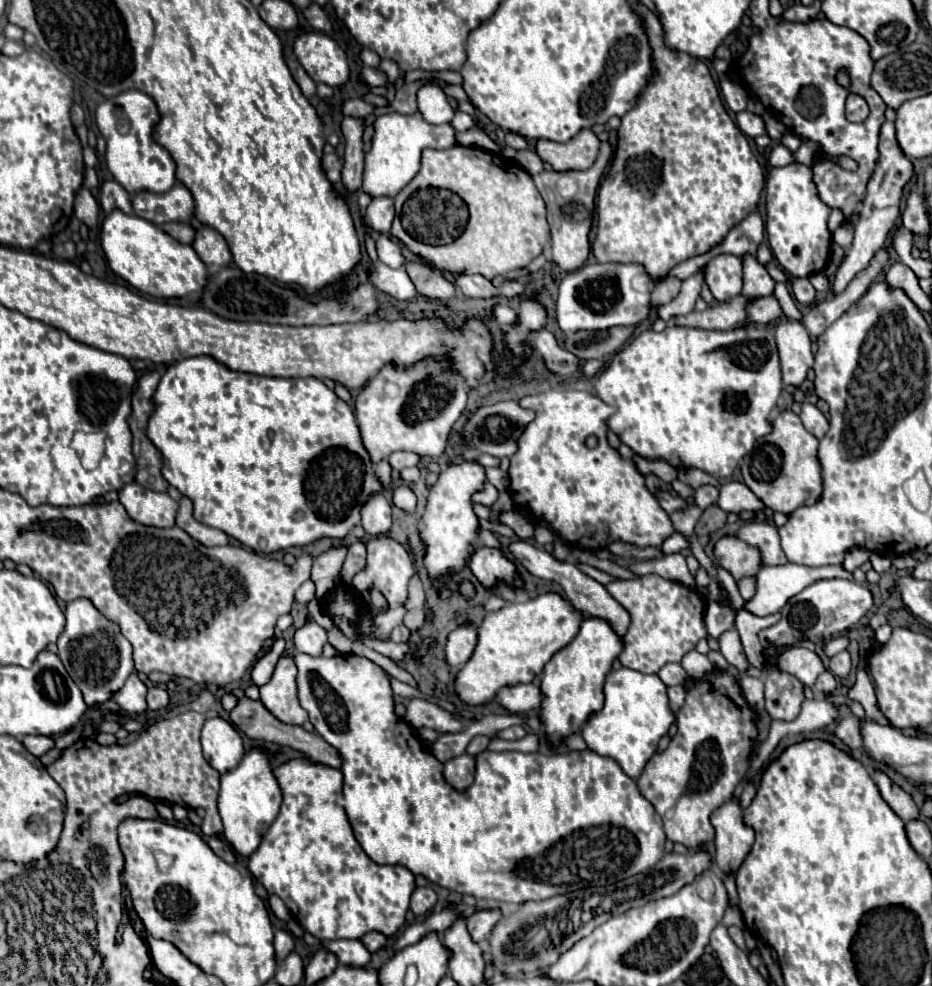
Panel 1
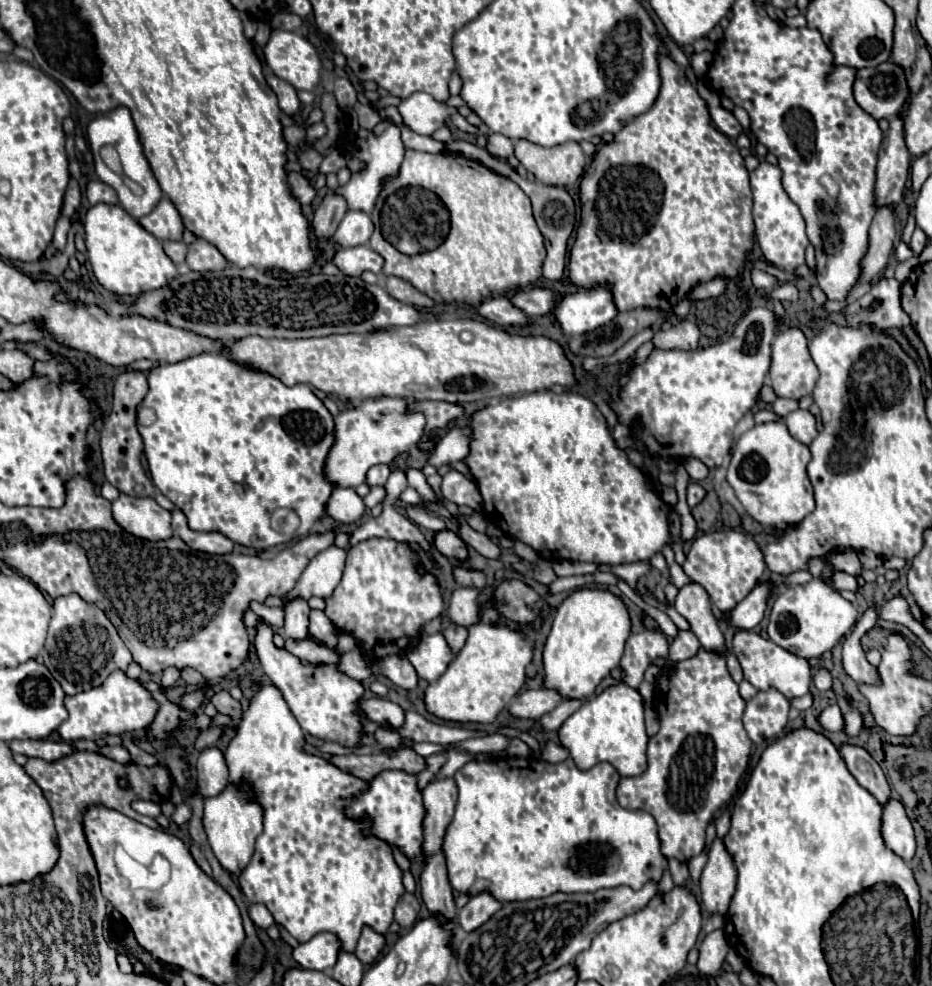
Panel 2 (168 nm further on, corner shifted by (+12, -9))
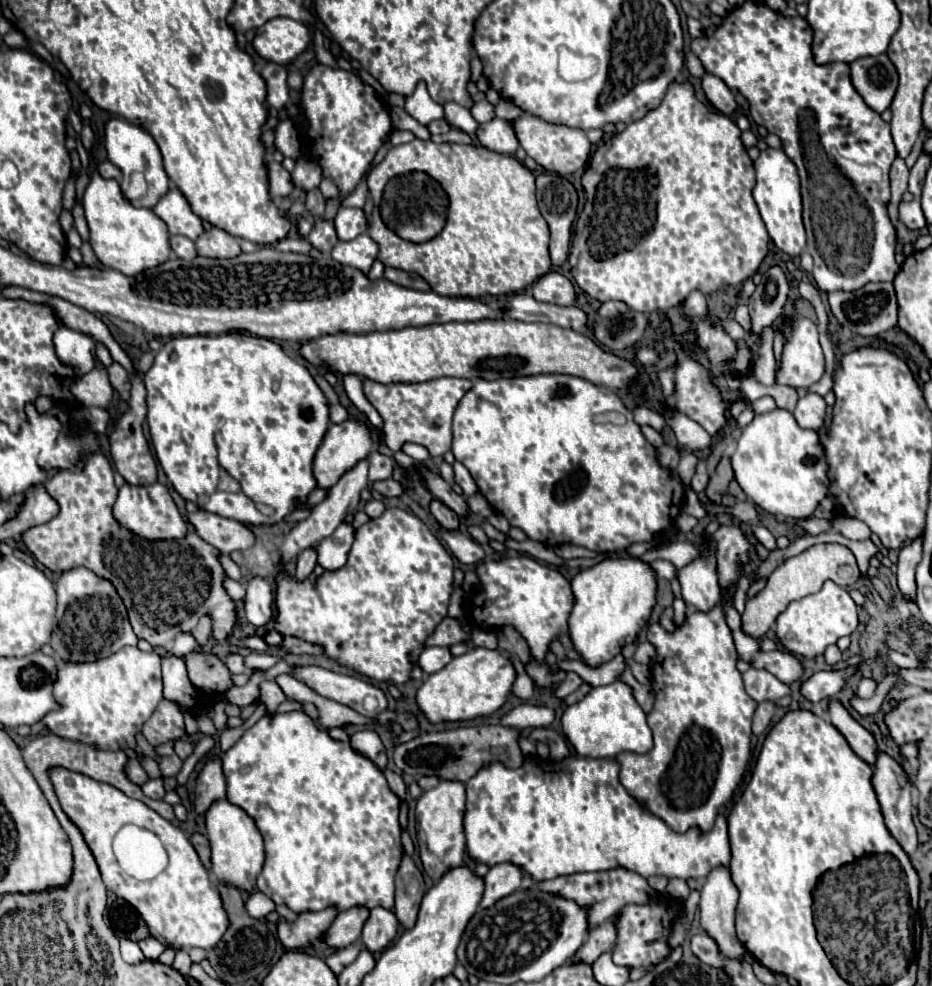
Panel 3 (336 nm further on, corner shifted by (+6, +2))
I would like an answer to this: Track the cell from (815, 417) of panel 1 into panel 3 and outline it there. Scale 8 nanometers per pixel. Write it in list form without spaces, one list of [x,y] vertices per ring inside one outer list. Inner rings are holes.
[[[809,393],[807,397],[801,397],[797,401],[795,411],[793,411],[797,425],[803,427],[803,429],[817,431],[825,421],[825,407],[827,405],[825,405],[823,397],[817,395],[817,393]]]

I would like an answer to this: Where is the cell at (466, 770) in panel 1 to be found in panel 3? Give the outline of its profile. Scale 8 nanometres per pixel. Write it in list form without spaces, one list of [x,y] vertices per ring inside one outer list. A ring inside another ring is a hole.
[[[441,781],[437,787],[425,791],[417,799],[417,843],[425,873],[437,883],[447,871],[459,867],[465,857],[465,785],[461,781]]]

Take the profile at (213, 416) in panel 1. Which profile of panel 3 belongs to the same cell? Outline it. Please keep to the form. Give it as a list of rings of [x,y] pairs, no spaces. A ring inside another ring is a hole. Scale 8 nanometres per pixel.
[[[245,333],[177,337],[177,339],[171,339],[169,343],[165,343],[163,349],[155,355],[153,367],[145,373],[145,387],[147,387],[147,407],[149,407],[147,423],[149,423],[151,441],[153,441],[157,459],[159,459],[165,475],[169,477],[171,485],[175,487],[175,491],[185,501],[191,499],[203,511],[217,513],[217,515],[223,515],[223,517],[231,517],[231,519],[235,519],[239,523],[245,523],[245,525],[273,525],[273,523],[283,521],[287,515],[291,515],[299,507],[299,503],[305,503],[307,497],[317,489],[317,481],[313,477],[313,459],[315,459],[315,453],[317,453],[317,449],[319,449],[329,425],[331,425],[331,421],[329,421],[329,401],[323,395],[323,391],[317,387],[317,383],[313,381],[311,373],[301,363],[297,363],[295,359],[285,355],[283,349],[277,343],[273,343],[269,339],[251,337],[251,335],[245,335]],[[219,467],[227,469],[227,473],[241,483],[241,493],[227,493],[227,491],[221,491],[217,487],[217,481],[219,481],[219,473],[217,471],[219,471]],[[257,503],[271,505],[275,509],[273,515],[271,517],[263,517],[257,511]]]

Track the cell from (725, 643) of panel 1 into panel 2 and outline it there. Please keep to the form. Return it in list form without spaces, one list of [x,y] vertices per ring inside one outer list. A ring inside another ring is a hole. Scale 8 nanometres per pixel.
[[[689,582],[683,588],[679,588],[677,600],[675,600],[677,612],[689,622],[691,630],[699,638],[701,646],[715,652],[725,652],[725,638],[717,624],[717,616],[713,610],[713,604],[709,600],[709,594],[705,588],[697,582]]]

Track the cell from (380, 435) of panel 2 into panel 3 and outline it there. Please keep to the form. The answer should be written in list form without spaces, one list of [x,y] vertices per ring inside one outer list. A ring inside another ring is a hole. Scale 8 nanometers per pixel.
[[[345,419],[343,423],[335,423],[329,427],[329,431],[325,433],[325,439],[321,443],[321,447],[317,449],[317,455],[315,455],[315,463],[313,463],[313,475],[319,483],[319,487],[323,489],[329,489],[333,487],[341,475],[345,475],[349,469],[353,469],[359,461],[367,459],[367,455],[371,453],[373,449],[373,437],[375,437],[375,431],[373,427],[367,423],[367,421],[361,421],[361,419]]]

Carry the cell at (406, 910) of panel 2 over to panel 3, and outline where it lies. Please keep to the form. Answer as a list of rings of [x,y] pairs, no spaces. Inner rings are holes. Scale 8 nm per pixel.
[[[405,855],[395,877],[395,915],[405,929],[411,929],[415,925],[423,895],[425,895],[423,875],[415,867],[413,859]]]

